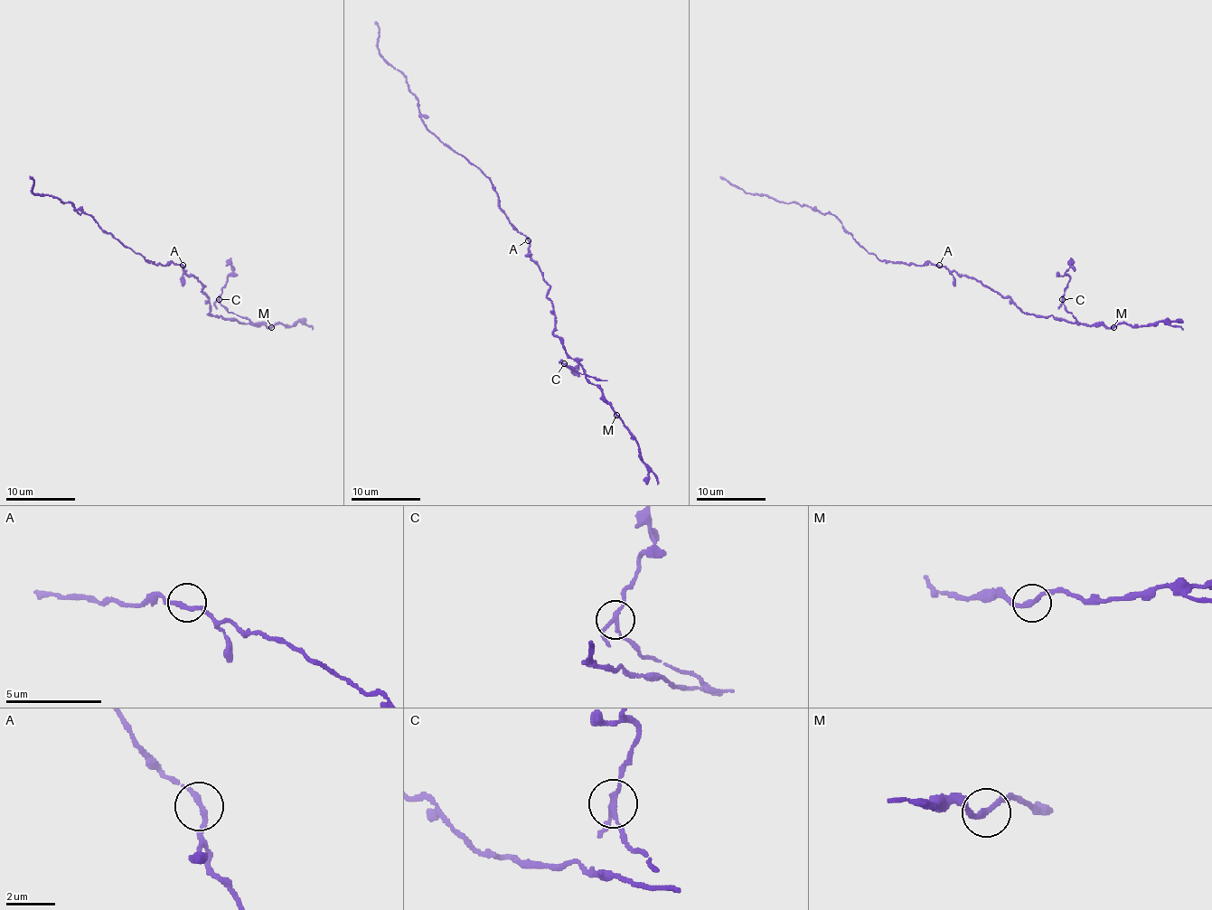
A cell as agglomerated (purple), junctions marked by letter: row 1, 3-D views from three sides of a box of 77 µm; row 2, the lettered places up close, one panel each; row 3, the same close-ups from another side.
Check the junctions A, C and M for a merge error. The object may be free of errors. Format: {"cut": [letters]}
{"cut": ["C"]}

